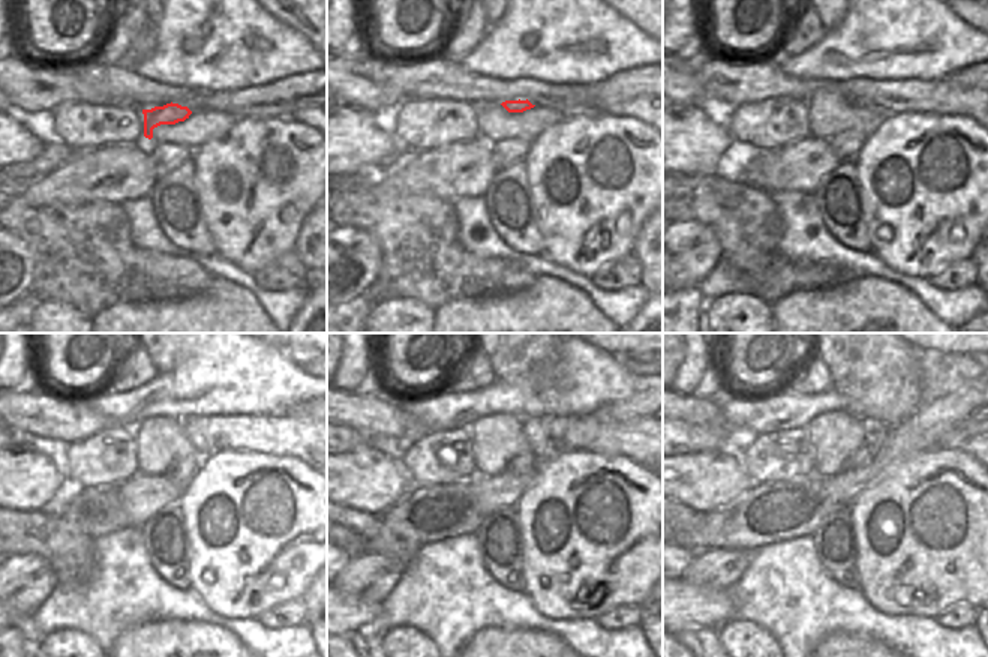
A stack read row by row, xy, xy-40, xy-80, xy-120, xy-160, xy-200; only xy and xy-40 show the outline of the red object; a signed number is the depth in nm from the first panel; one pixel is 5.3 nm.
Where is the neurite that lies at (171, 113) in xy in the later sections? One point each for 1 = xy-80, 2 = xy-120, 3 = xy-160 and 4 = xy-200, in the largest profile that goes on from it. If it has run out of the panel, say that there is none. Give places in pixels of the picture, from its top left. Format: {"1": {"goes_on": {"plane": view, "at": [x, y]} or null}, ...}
{"1": {"goes_on": {"plane": "xy-80", "at": [864, 104]}}, "2": {"goes_on": {"plane": "xy-120", "at": [203, 446]}}, "3": {"goes_on": {"plane": "xy-160", "at": [535, 432]}}, "4": {"goes_on": {"plane": "xy-200", "at": [876, 432]}}}

